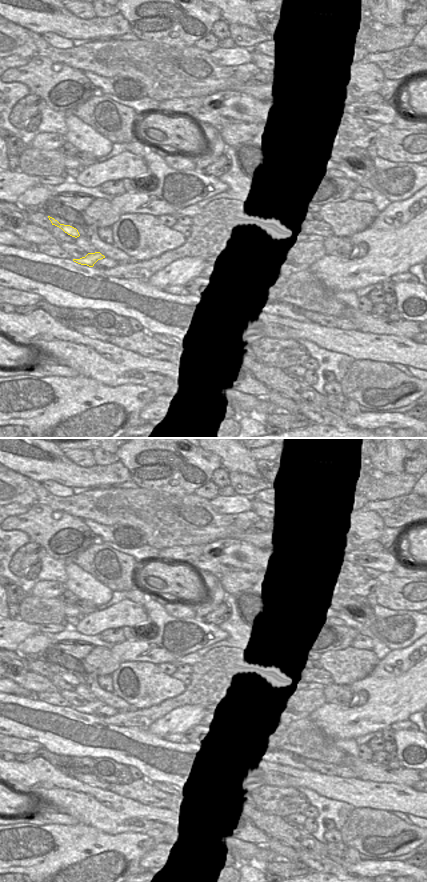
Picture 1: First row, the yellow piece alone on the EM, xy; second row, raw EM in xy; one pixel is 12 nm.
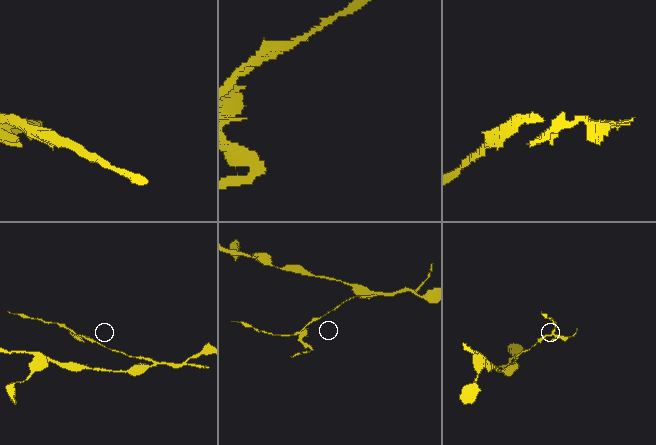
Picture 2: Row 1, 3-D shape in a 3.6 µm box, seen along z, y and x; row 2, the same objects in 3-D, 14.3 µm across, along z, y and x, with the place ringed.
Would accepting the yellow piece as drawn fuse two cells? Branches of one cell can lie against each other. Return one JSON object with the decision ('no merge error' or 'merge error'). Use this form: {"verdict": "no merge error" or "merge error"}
{"verdict": "no merge error"}

